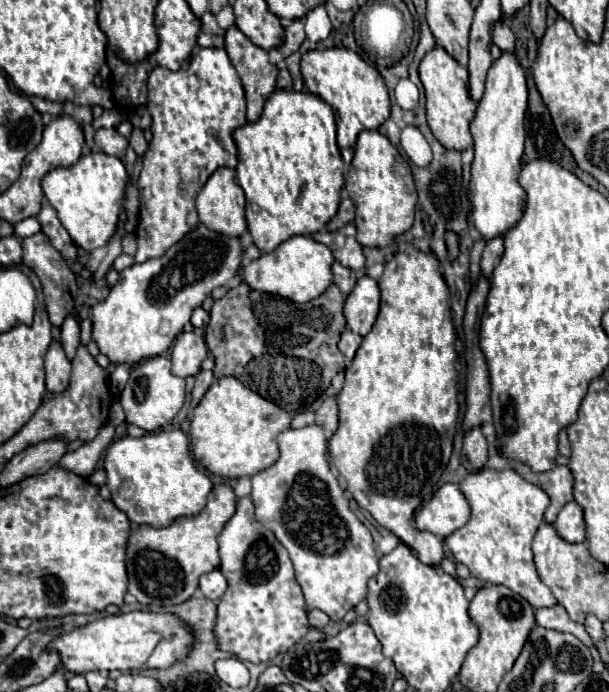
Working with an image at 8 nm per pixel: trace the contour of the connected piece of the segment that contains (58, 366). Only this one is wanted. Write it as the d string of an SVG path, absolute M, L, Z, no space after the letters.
M52 343L46 357L46 391L48 393L64 393L70 383L70 361L64 355L64 349L60 343Z

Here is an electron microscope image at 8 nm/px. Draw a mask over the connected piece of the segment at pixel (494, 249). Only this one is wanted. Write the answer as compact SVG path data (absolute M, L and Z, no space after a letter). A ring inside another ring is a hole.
M502 235L486 241L486 249L482 253L482 263L480 263L484 277L488 277L488 279L492 277L492 271L500 263L502 253L504 253L504 237Z

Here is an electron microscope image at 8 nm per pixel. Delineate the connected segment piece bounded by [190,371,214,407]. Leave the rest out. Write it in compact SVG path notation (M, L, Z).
M200 371L196 375L196 385L192 389L192 403L190 403L190 407L198 405L198 401L204 397L204 393L210 389L212 383L214 383L214 373L212 371Z

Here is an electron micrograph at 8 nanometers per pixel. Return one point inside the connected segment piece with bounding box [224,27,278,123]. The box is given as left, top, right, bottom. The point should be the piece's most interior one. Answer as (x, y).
(258, 75)

